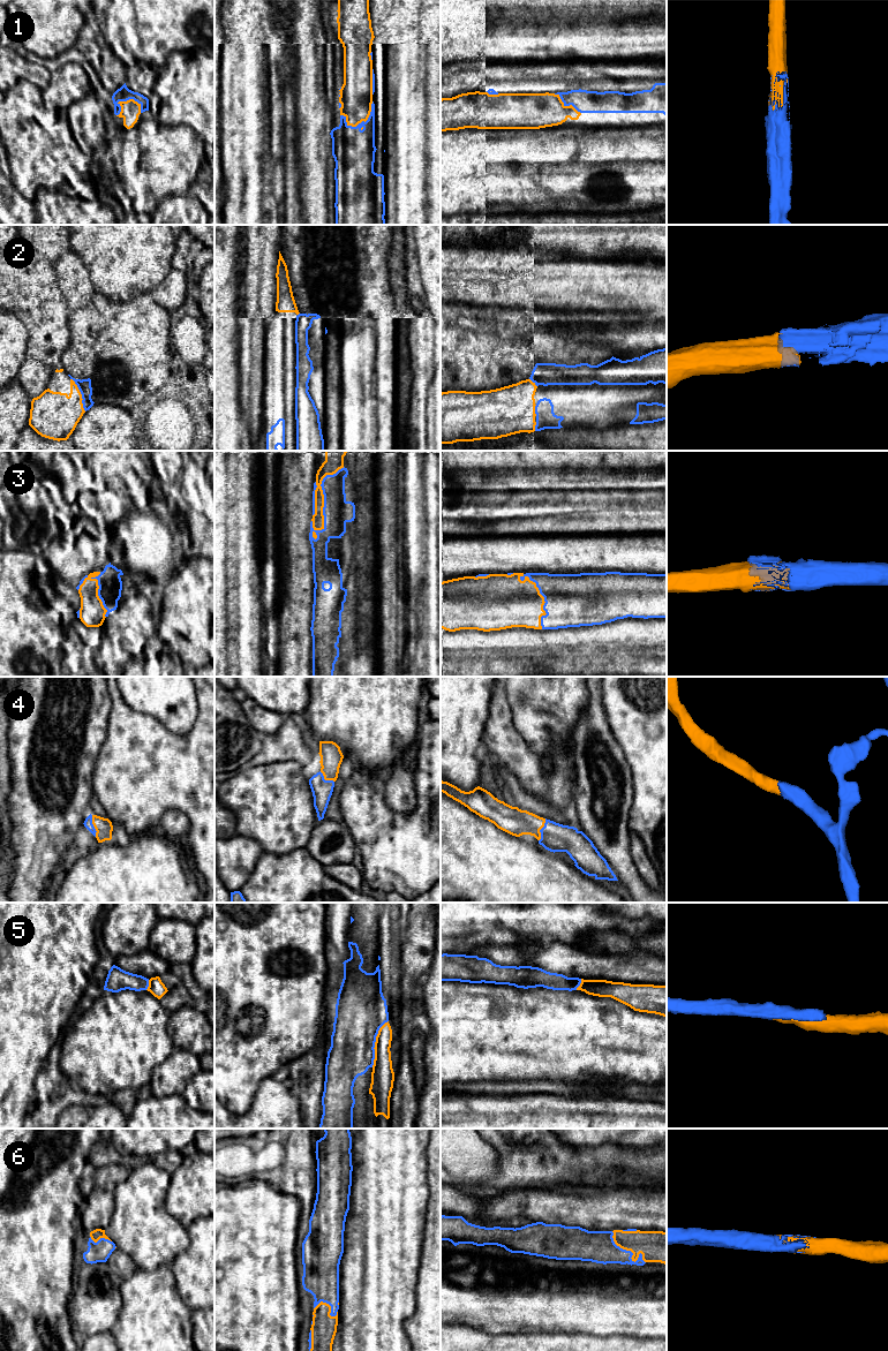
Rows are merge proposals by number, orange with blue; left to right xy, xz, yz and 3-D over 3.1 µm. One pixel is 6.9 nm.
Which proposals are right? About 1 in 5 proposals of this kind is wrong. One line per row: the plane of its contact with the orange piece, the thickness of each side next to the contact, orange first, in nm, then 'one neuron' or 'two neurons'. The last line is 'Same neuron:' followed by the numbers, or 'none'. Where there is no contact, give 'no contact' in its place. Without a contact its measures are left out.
1: xz | 220/300 nm | one neuron
2: xy | 340/90 nm | one neuron
3: xz | 110/190 nm | one neuron
4: yz | 190/200 nm | one neuron
5: xz | 160/360 nm | two neurons
6: yz | 220/220 nm | one neuron
Same neuron: 1, 2, 3, 4, 6

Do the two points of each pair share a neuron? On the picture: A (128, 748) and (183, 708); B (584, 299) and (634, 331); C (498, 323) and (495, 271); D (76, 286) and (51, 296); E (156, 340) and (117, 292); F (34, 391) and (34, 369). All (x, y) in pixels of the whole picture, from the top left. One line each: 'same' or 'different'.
A: different
B: different
C: different
D: different
E: different
F: same

